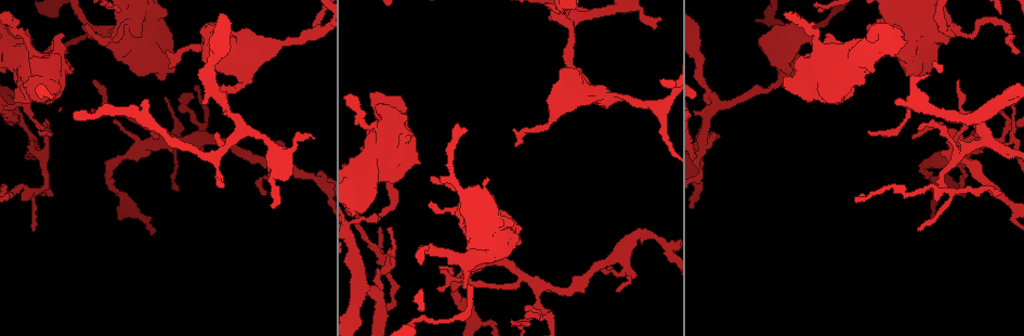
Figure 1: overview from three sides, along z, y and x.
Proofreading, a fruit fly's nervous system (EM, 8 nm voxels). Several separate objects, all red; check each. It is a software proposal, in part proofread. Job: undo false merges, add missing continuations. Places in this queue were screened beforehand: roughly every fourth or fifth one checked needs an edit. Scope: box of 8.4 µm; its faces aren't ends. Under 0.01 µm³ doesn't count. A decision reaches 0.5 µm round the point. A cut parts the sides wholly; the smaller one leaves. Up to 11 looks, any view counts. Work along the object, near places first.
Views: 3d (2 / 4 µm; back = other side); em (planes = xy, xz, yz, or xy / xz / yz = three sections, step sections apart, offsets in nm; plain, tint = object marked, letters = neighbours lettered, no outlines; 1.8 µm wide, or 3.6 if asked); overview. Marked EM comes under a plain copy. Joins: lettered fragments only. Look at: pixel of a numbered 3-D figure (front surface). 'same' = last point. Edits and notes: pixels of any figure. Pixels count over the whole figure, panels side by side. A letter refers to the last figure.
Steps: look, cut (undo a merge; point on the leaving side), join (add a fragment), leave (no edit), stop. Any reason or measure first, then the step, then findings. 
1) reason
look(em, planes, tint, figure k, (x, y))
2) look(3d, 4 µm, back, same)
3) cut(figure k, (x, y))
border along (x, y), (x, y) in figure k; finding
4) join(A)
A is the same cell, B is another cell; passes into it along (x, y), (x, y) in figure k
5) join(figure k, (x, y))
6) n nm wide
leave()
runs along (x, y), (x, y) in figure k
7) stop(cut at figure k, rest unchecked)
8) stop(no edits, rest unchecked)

branch stops here
look(3d, 2 µm, figure 1, (789, 69))

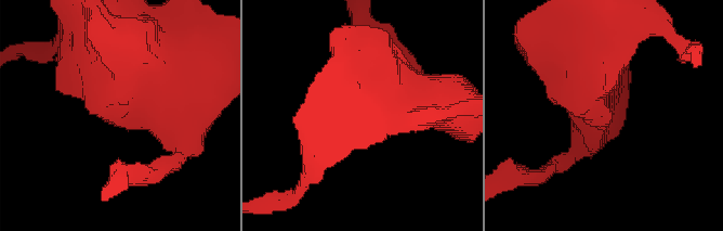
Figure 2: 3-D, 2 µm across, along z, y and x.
now the EM
look(em, yz, step 4, letters, figure 2, (104, 117))

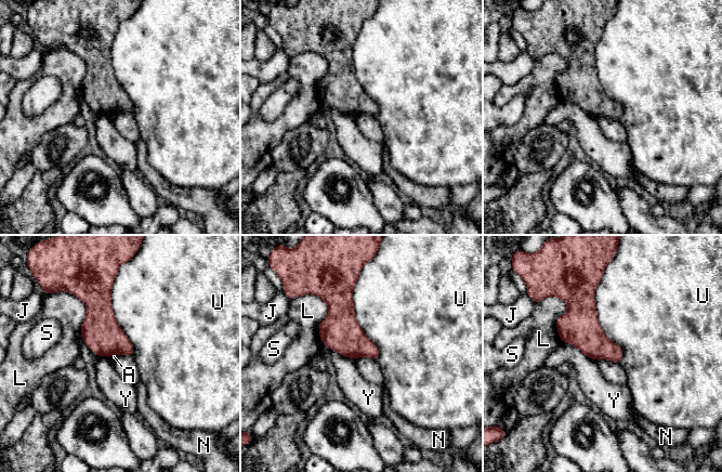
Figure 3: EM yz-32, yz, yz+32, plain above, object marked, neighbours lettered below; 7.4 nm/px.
look(em, planes, letters, same)

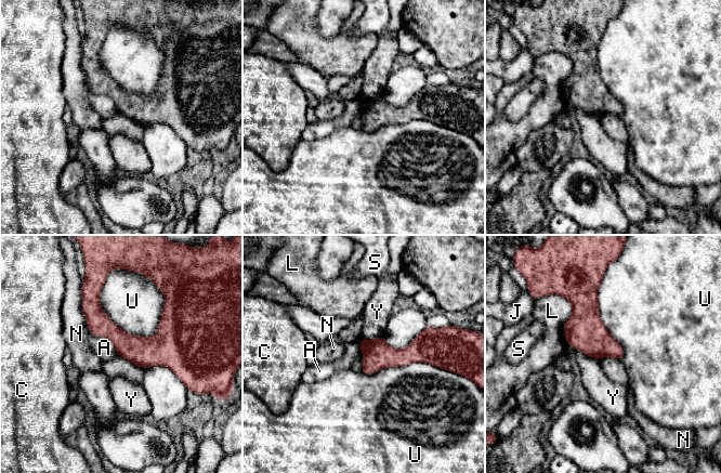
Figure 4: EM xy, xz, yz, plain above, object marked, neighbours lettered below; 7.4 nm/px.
leave()
A, C, J, L, N, S, U and Y are other cells; runs along (84, 303), (128, 346), (186, 351) in figure 4; none of them fits

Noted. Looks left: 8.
branch point
look(em, planes, tint, figure 1, (662, 106))

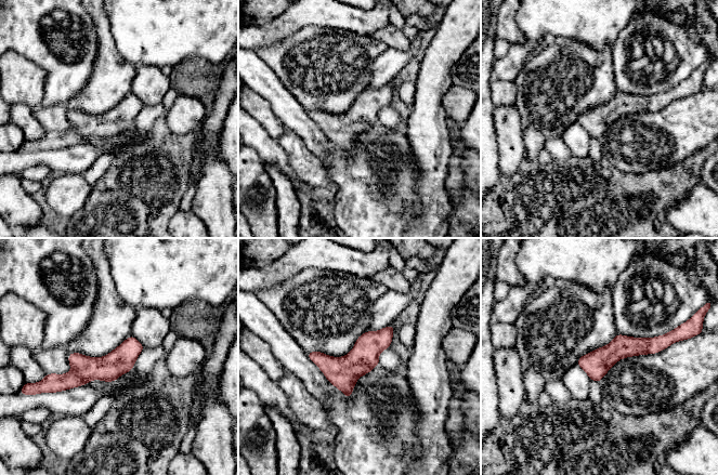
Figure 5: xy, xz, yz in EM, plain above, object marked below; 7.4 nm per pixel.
look(em, planes, letters, same)

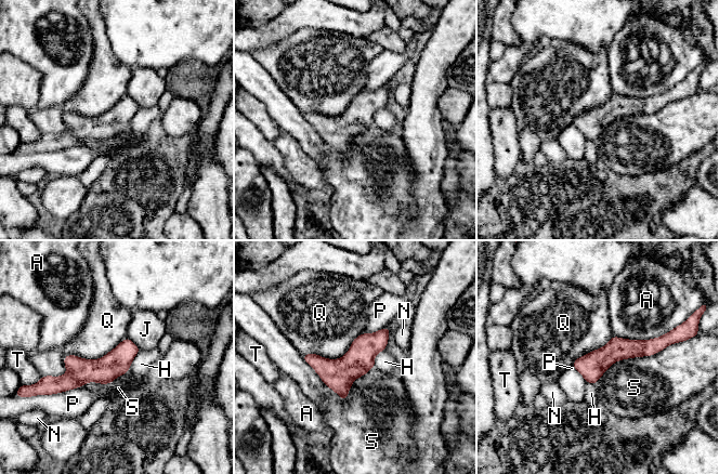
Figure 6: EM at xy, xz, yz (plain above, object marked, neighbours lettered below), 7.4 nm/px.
200 nm wide
leave()
A, H, J, N, P, Q, S and T are other cells; runs along (135, 350), (52, 384) in figure 6; all the same neuron

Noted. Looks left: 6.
thick turns thin
look(3d, 2 µm, figure 1, (540, 287))

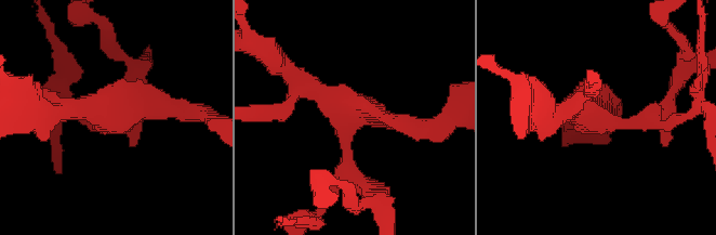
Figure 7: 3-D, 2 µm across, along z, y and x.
shape alone is not enough
look(em, planes, letters, figure 7, (113, 115))

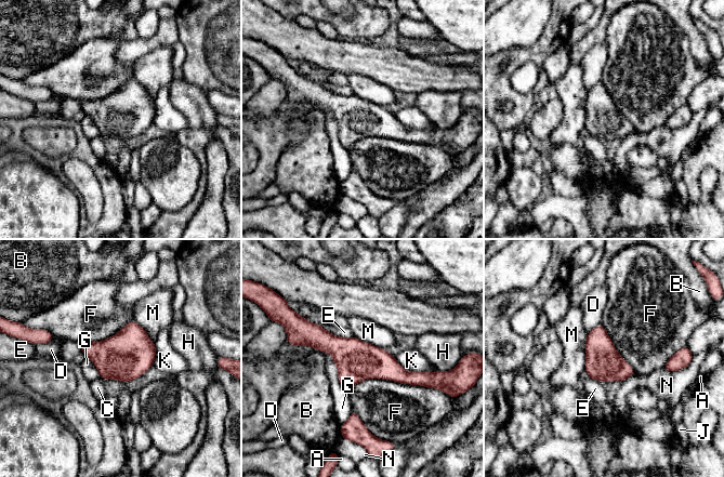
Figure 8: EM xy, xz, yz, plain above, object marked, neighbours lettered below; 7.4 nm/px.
leave()
A, B, C, D, E, F, G, H, J, K, M and N are other cells; runs along (301, 341), (425, 376) in figure 8; continuous, no second neuron

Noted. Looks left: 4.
look(3d, 4 µm, figure 1, (109, 40))

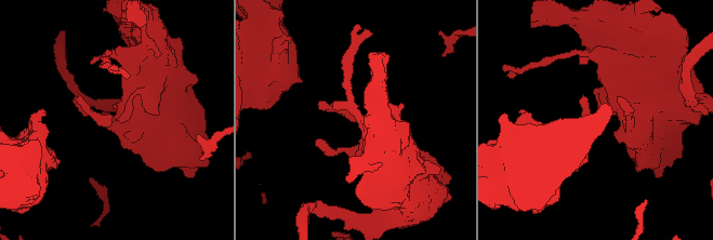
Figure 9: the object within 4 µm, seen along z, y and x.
now the EM
look(em, planes, letters, figure 9, (354, 121))

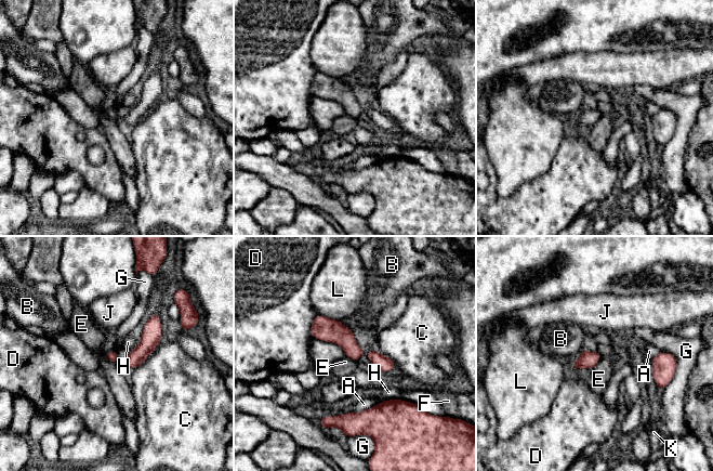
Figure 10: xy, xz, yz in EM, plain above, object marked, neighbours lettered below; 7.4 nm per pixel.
leave()
A, B, C, D, E, F, G, H, J, K and L are other cells; border along (104, 353), (116, 364) in figure 10; continuous, no second neuron

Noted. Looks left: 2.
branch stops here
look(em, planes, letters, figure 1, (39, 131))

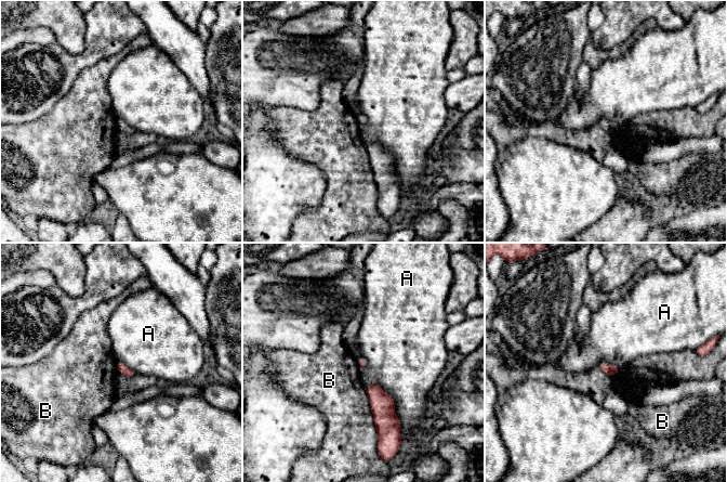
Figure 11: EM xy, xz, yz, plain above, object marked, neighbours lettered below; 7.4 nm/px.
A touches over 420 nm
leave()
A and B are other cells; no lettered fragment goes on from it

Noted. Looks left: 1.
stop(no edits, rest unchecked)

